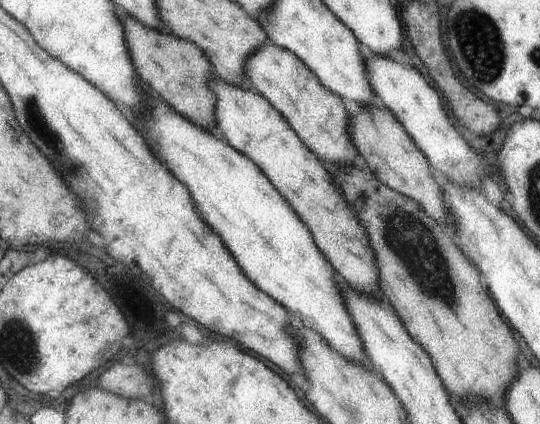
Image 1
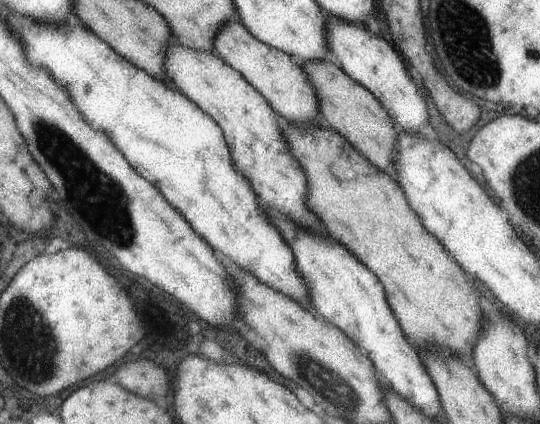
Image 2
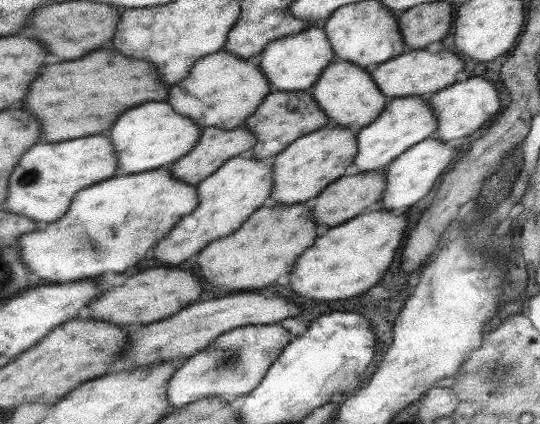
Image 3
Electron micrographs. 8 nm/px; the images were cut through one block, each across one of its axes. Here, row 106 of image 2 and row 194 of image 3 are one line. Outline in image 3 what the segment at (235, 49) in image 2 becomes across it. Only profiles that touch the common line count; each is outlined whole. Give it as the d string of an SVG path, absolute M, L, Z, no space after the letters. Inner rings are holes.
M329 122L288 144L272 159L272 191L269 202L284 205L308 203L330 182L350 171L356 155L356 132Z

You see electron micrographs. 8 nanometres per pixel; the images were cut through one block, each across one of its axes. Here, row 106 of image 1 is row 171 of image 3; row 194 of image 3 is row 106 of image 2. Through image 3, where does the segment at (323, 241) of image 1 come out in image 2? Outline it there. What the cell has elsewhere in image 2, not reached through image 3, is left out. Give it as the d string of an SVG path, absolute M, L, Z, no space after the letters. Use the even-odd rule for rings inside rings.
M172 41L164 48L162 69L175 90L192 100L219 125L234 171L247 180L257 198L297 224L313 228L315 216L303 204L307 190L303 184L305 176L287 152L275 124L277 114L269 103L213 51L190 49Z

